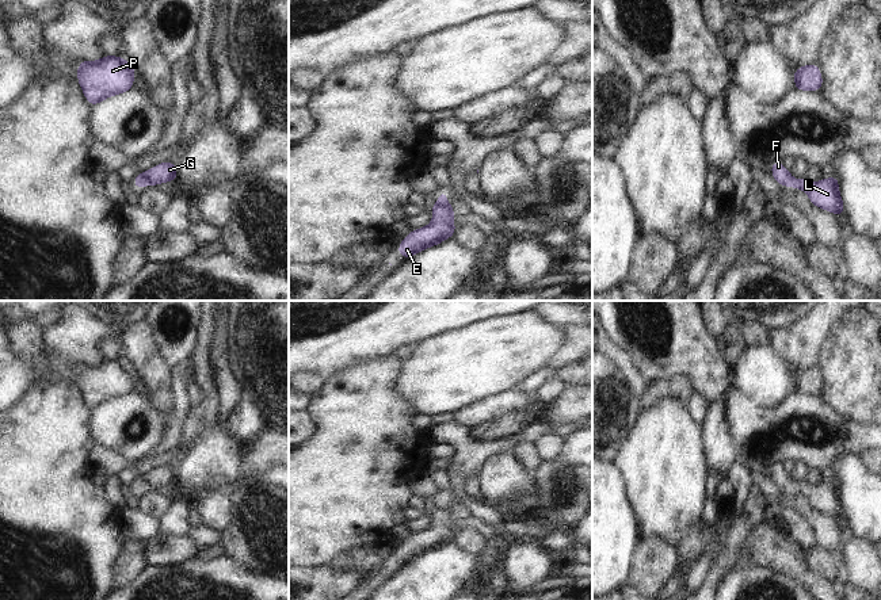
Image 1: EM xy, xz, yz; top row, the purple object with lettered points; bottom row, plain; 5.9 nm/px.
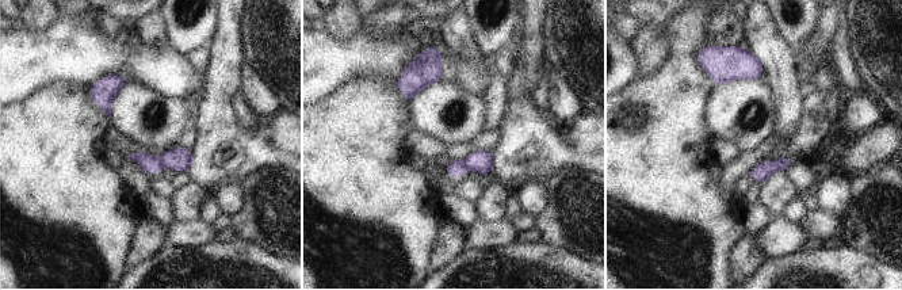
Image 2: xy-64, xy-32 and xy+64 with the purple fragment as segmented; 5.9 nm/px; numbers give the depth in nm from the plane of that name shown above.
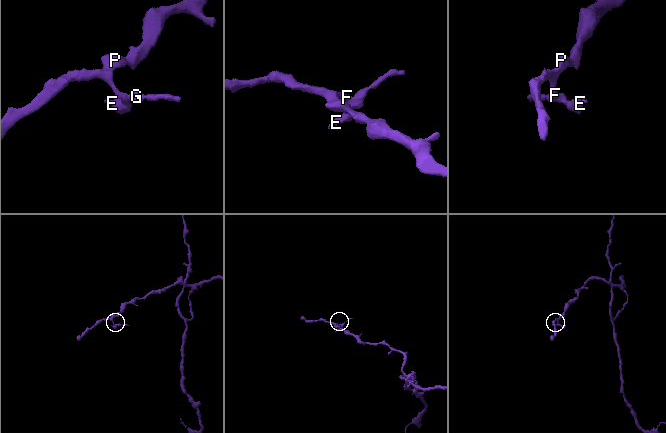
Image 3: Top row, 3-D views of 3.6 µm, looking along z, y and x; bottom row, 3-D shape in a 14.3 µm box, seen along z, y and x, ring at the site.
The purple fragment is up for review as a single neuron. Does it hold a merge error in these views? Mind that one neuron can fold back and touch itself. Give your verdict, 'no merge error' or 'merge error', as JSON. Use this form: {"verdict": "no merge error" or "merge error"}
{"verdict": "merge error"}

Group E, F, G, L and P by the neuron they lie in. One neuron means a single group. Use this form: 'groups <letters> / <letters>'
groups E G L / F P

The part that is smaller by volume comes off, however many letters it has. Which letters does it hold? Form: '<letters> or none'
E, G, L

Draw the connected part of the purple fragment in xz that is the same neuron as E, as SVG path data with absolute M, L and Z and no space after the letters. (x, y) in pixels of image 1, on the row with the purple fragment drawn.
M438 200L431 205L431 213L434 219L430 225L412 230L400 242L397 253L404 259L454 236L457 226L453 222L455 214L453 206L447 200Z

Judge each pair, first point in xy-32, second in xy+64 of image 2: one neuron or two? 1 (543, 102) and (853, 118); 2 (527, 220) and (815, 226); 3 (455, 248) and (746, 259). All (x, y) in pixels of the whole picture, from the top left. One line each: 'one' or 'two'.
1: two
2: one
3: one

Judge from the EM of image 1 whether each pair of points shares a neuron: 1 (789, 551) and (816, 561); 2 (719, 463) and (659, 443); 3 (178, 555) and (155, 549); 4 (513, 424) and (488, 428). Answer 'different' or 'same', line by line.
1: different
2: different
3: same
4: same

